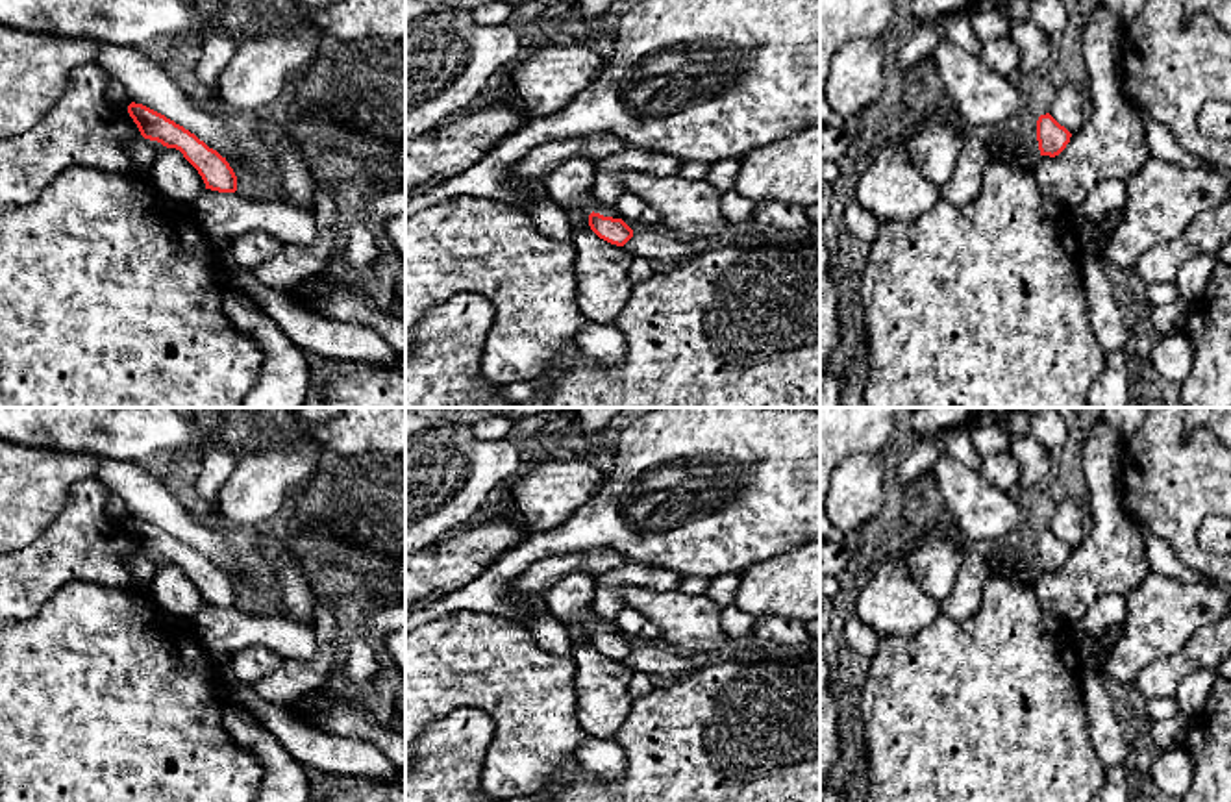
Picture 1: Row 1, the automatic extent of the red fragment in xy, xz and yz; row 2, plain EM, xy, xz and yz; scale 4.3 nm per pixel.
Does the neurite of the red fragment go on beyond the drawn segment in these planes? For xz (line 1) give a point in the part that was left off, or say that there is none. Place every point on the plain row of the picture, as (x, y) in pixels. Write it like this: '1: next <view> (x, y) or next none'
1: next none

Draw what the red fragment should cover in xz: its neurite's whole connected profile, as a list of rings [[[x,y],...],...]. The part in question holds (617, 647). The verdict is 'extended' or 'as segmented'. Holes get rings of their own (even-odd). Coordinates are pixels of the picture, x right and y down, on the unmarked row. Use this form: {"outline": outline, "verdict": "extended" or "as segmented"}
{"outline": [[[594,626],[589,630],[589,641],[600,654],[616,661],[624,661],[633,652],[633,645],[622,633],[603,632]]], "verdict": "as segmented"}

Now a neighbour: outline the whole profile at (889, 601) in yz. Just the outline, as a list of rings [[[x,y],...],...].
[[[889,543],[859,583],[855,615],[879,637],[913,639],[940,615],[940,604],[916,585],[903,556]]]

